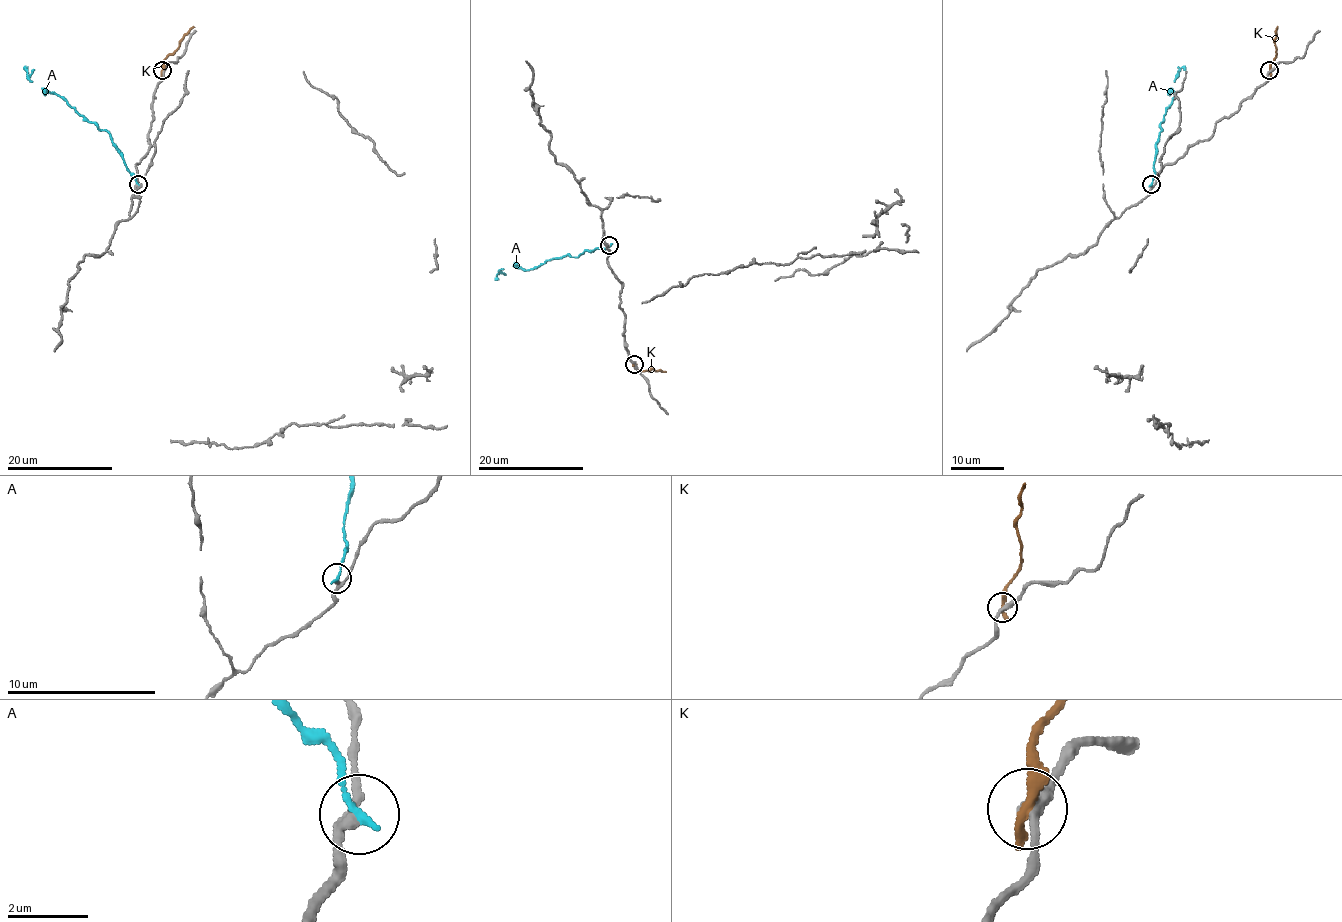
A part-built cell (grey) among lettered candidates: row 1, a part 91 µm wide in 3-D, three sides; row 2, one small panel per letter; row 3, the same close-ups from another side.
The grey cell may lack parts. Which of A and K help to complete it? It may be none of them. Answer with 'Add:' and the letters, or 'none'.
Add: none

